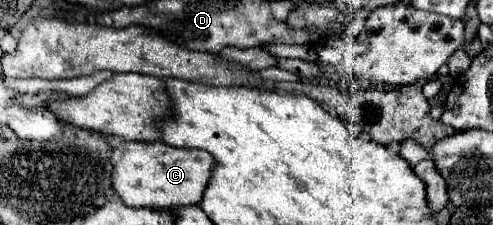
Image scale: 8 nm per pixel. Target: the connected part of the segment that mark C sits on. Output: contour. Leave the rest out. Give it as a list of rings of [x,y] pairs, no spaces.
[[[131,141],[113,151],[113,187],[129,207],[175,209],[197,205],[209,183],[215,159],[201,149],[177,149],[167,143]]]

